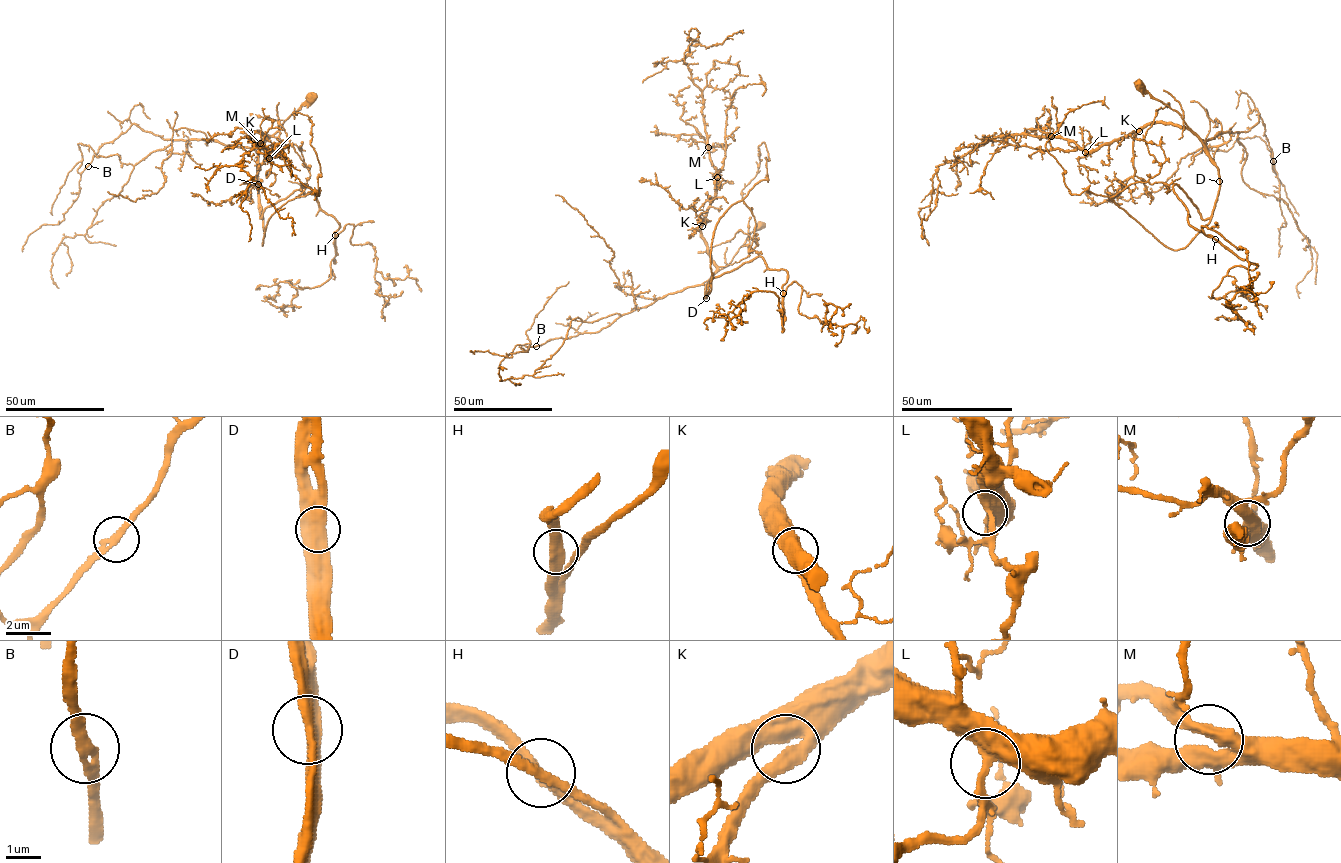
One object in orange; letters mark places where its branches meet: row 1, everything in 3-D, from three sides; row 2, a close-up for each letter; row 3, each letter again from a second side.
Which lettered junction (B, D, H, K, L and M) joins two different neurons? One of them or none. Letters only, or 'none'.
D

